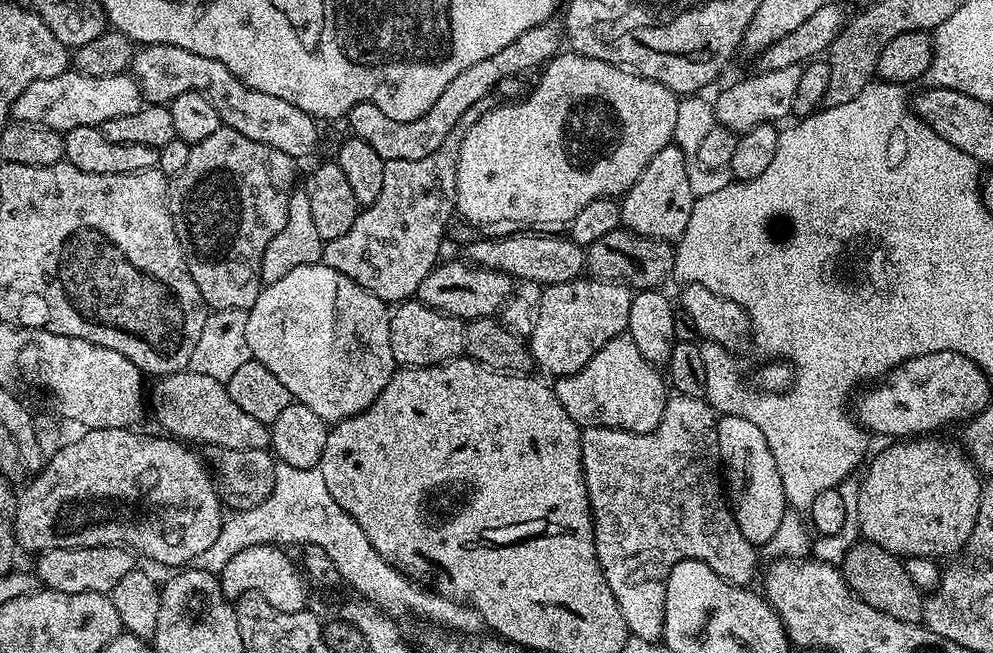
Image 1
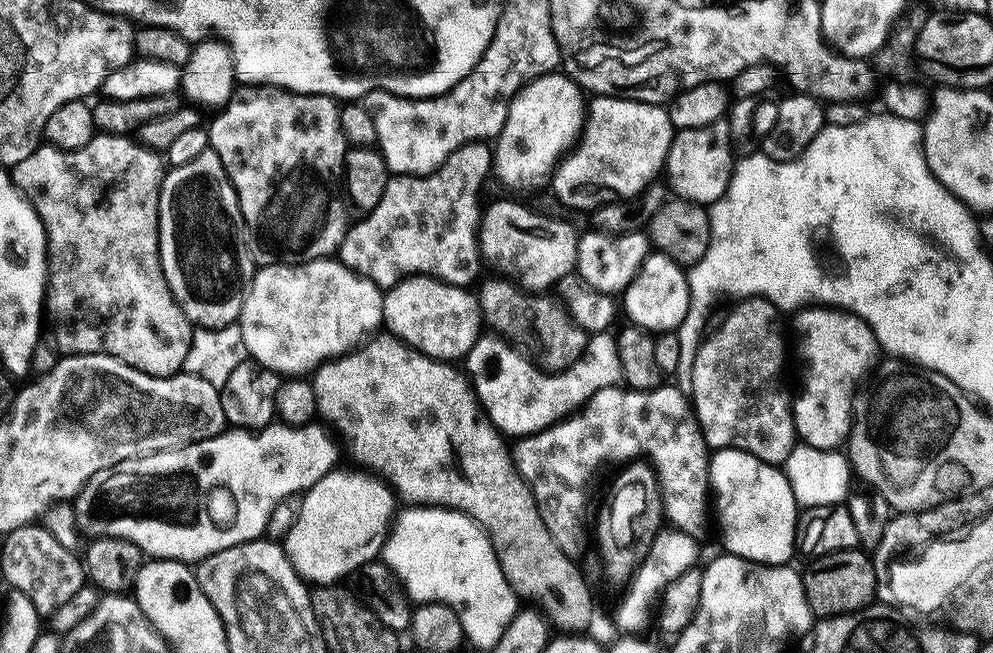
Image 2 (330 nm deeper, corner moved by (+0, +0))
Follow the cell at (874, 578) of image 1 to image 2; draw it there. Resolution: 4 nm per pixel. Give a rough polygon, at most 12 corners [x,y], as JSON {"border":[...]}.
{"border":[[859,547],[803,569],[813,617],[877,599],[877,565]]}

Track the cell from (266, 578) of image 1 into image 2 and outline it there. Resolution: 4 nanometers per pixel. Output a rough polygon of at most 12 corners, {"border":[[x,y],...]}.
{"border":[[327,472],[282,547],[332,586],[377,559],[398,500],[383,479]]}

